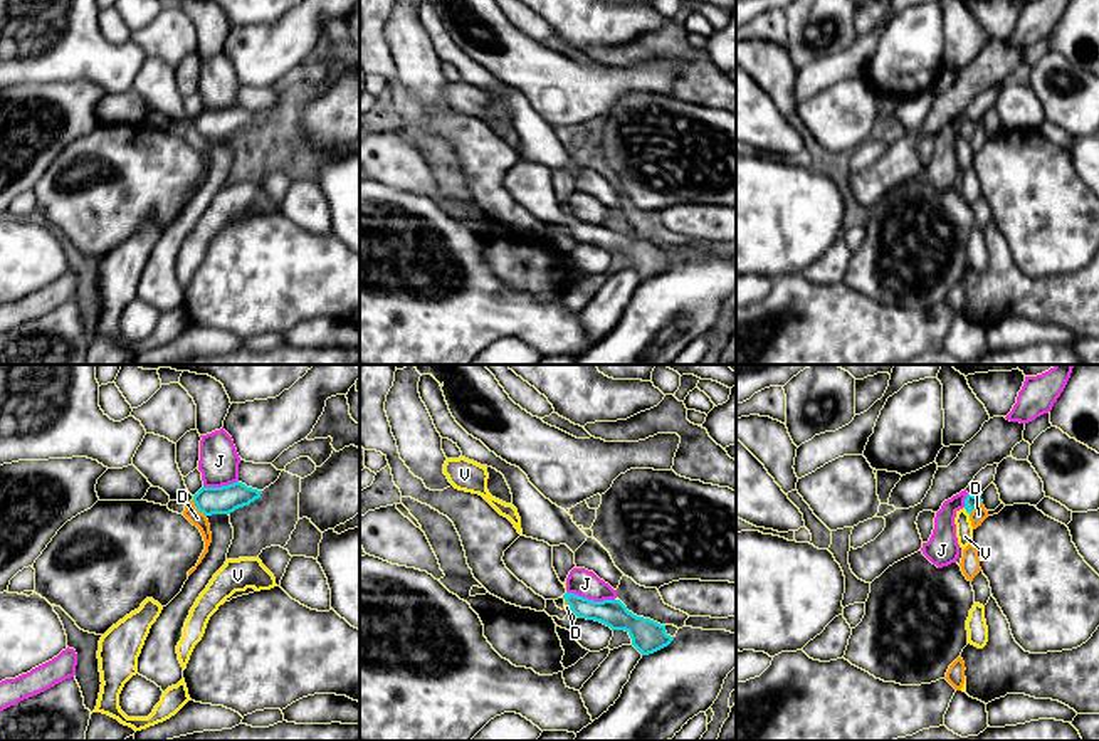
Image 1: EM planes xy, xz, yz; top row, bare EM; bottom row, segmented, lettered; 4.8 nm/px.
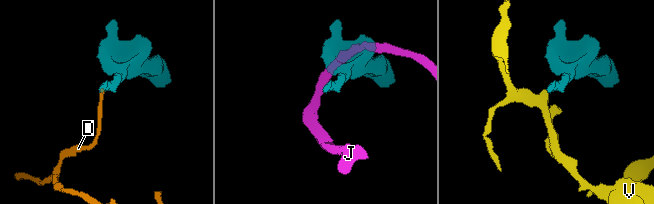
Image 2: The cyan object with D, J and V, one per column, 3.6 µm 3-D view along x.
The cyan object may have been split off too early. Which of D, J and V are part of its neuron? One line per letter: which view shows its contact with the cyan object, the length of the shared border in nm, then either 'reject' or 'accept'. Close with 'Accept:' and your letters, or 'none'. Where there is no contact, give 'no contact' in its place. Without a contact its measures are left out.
D: contact in xy; length 110 nm; reject
J: contact in xz; length 240 nm; reject
V: contact in yz; length 50 nm; reject
Accept: none

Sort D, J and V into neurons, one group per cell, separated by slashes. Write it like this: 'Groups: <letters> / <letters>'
Groups: D / J / V

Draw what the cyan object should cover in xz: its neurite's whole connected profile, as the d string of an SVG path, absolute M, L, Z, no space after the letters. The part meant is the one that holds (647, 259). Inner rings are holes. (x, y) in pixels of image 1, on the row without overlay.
M568 215L563 222L578 242L600 245L612 254L625 254L642 279L654 277L674 264L665 255L665 249L634 239L620 223L593 225Z

